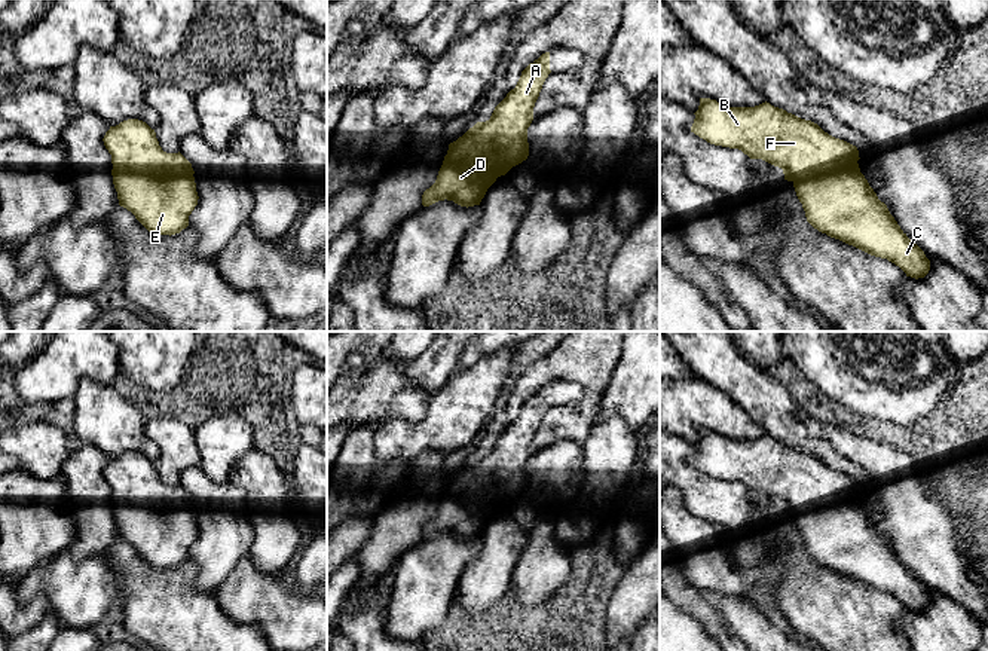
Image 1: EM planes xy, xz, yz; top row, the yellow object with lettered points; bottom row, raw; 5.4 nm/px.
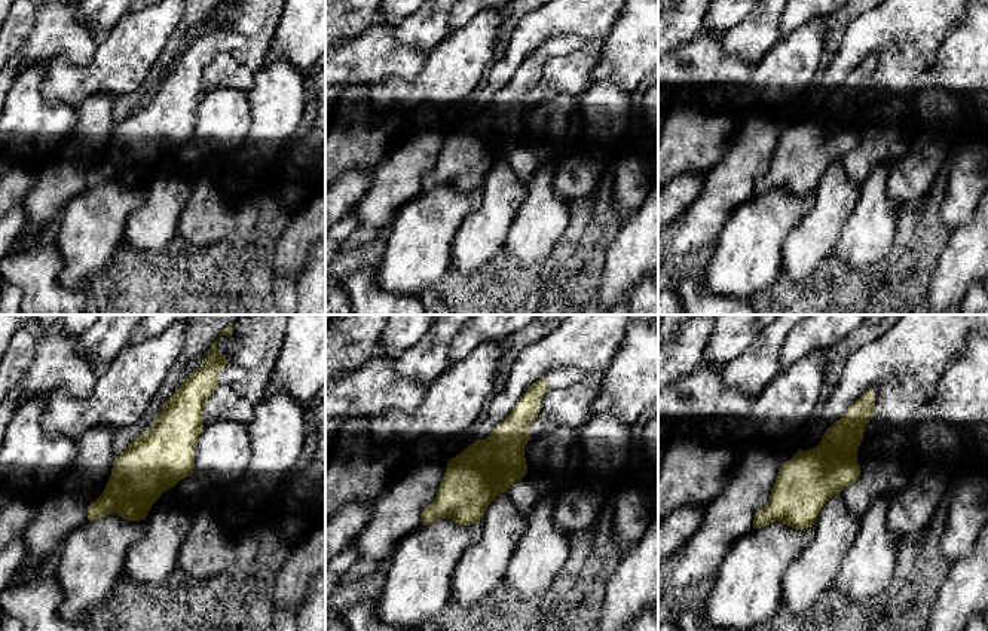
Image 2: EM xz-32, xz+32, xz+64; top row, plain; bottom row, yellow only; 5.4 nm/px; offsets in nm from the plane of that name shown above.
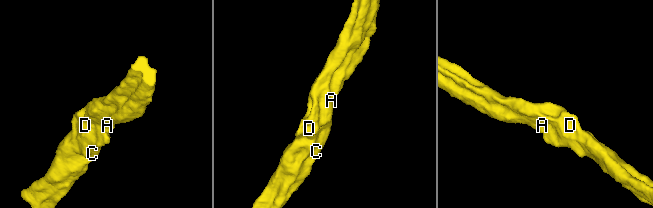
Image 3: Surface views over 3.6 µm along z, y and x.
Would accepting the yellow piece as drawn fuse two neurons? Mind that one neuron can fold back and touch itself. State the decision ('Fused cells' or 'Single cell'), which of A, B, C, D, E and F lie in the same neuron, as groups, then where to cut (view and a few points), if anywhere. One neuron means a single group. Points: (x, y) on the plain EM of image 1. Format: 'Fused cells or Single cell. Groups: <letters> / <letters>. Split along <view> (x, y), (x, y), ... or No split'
Single cell. Groups: A B C D E F. No split

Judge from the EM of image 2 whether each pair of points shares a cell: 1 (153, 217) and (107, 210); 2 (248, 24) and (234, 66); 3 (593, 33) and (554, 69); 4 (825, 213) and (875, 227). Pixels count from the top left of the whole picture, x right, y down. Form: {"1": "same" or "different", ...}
{"1": "different", "2": "same", "3": "same", "4": "different"}

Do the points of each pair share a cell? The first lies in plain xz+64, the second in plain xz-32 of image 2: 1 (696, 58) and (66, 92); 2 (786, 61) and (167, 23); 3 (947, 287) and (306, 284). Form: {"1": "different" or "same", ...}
{"1": "different", "2": "same", "3": "different"}

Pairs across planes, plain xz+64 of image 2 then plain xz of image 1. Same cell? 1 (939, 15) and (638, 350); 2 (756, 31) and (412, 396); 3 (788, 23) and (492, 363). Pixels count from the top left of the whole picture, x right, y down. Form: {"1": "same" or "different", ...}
{"1": "different", "2": "different", "3": "different"}

